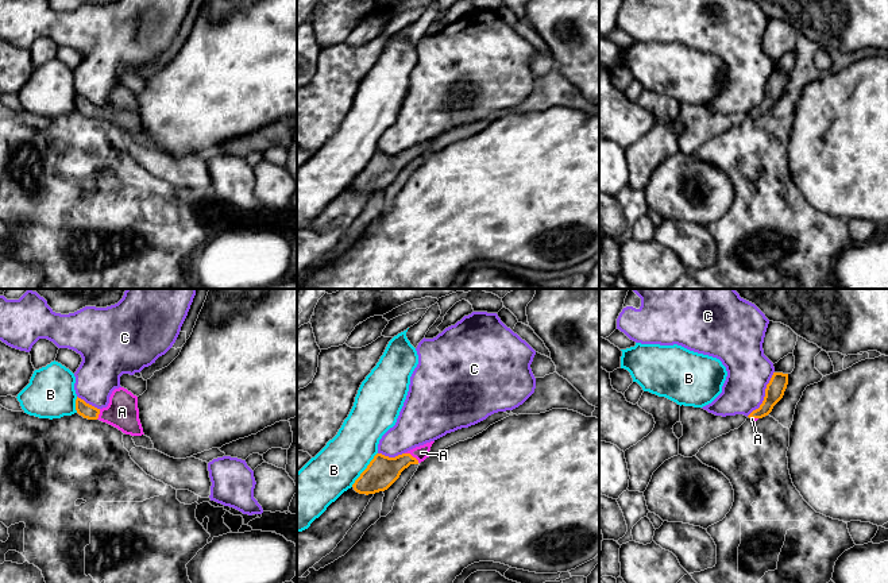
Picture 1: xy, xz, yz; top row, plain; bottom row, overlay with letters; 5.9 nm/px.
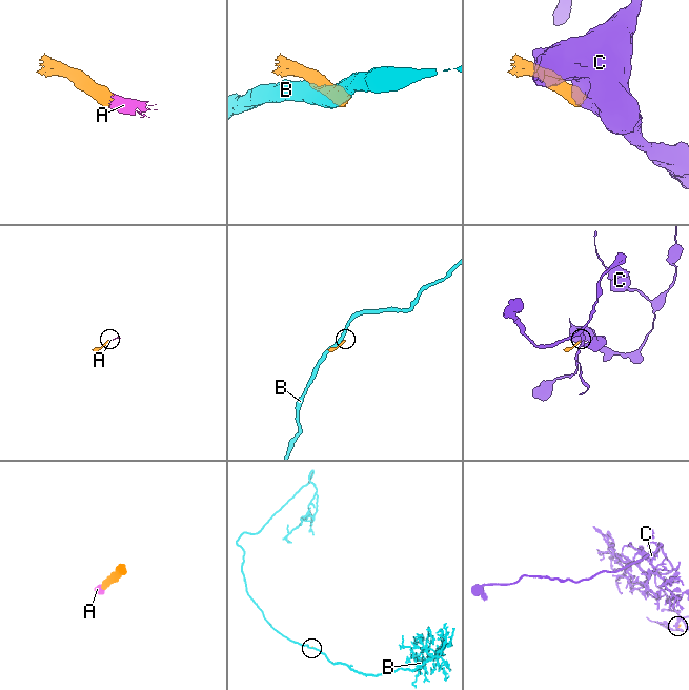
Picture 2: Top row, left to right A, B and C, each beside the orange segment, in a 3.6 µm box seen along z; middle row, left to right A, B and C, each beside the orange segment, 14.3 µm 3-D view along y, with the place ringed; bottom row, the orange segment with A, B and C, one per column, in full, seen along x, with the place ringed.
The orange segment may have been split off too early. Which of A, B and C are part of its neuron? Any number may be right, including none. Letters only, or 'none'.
A

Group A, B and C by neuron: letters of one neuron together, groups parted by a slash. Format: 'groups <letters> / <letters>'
groups A / B / C

